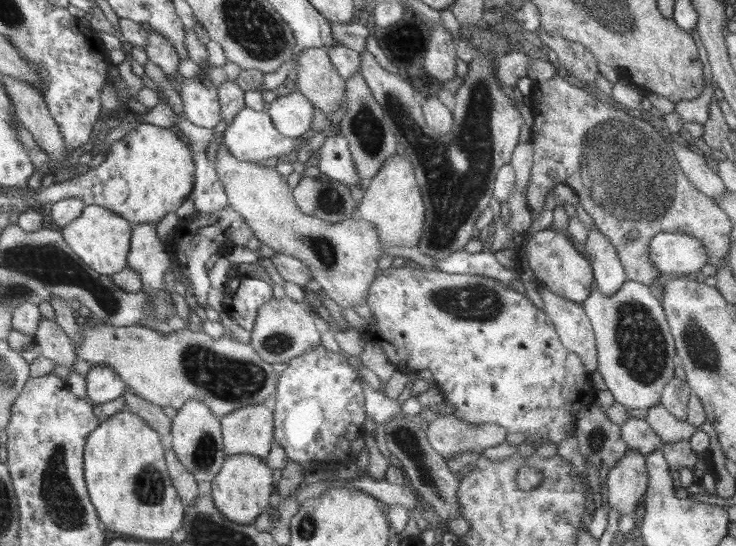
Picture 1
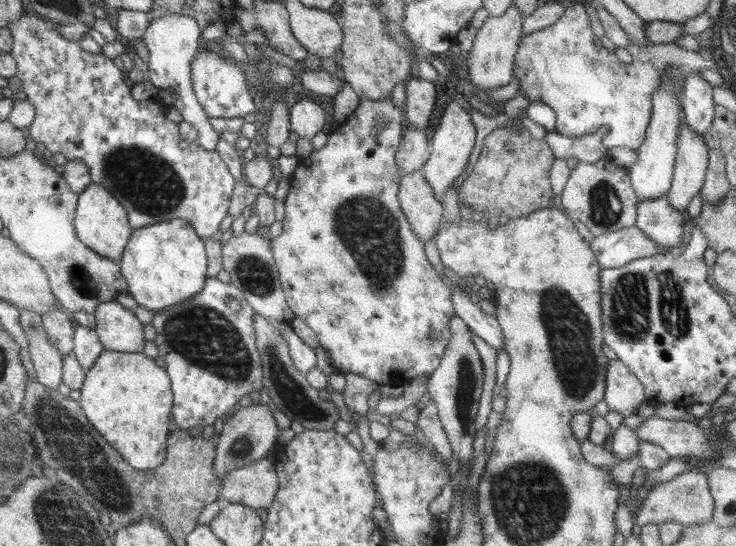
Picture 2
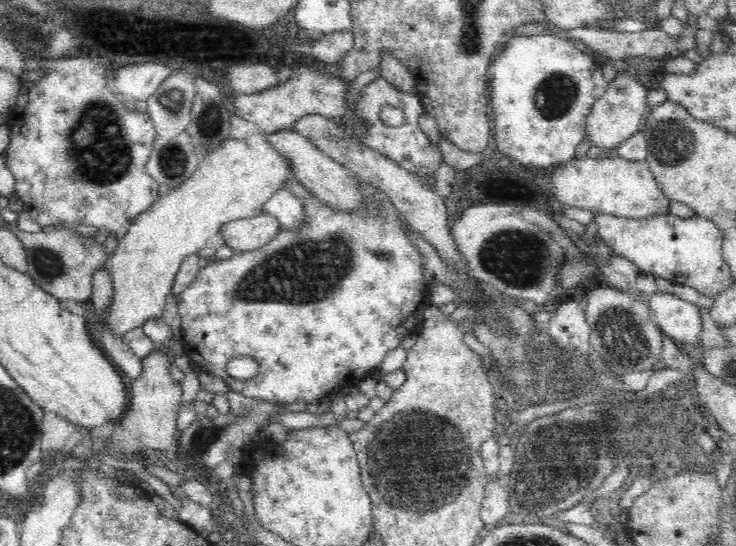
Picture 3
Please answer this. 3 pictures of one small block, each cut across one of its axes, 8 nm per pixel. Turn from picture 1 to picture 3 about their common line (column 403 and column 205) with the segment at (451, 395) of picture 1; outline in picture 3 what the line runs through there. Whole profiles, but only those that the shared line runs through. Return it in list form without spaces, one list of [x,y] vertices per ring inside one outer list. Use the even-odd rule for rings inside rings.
[[[360,181],[363,190],[363,209],[359,211],[336,211],[328,203],[318,197],[309,197],[303,201],[305,225],[295,231],[280,226],[278,234],[267,245],[255,251],[234,254],[228,260],[215,261],[214,264],[199,270],[192,284],[176,296],[181,327],[183,346],[187,356],[194,361],[202,372],[215,374],[222,378],[229,390],[238,392],[250,398],[260,398],[266,402],[292,404],[293,402],[307,402],[317,404],[319,401],[340,393],[343,388],[359,385],[366,376],[370,376],[374,369],[382,364],[386,352],[400,346],[402,339],[422,325],[424,311],[431,305],[429,286],[424,281],[424,257],[412,237],[404,231],[400,221],[401,214],[392,204],[386,193],[376,189],[374,185]],[[236,357],[250,357],[258,364],[259,369],[254,378],[239,381],[226,372],[227,362]]]

